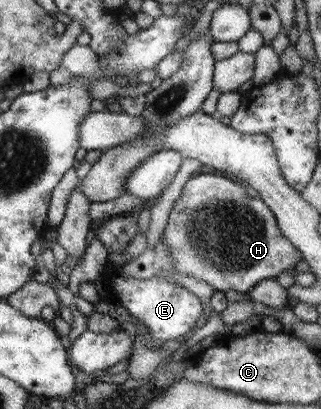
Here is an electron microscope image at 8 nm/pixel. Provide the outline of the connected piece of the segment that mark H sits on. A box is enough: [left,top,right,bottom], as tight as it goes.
[160,173,302,294]

